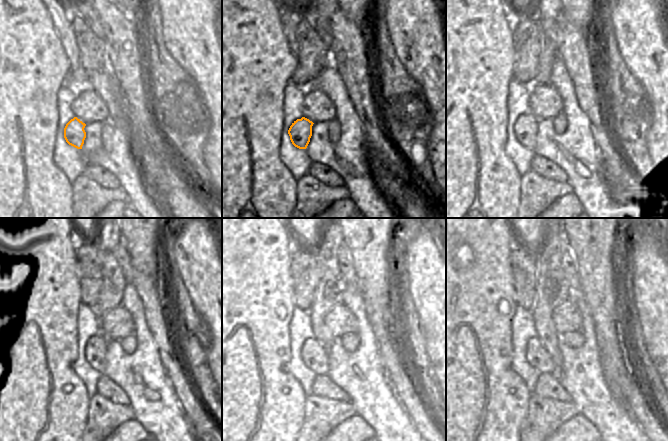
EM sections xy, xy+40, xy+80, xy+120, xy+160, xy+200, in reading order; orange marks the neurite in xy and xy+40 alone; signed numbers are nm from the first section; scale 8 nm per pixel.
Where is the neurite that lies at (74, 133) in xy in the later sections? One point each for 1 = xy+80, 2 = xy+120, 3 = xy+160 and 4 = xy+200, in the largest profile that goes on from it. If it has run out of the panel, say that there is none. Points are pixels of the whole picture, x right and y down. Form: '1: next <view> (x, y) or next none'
1: next xy+80 (526, 126)
2: next xy+120 (95, 350)
3: next xy+160 (314, 355)
4: next xy+200 (536, 354)

